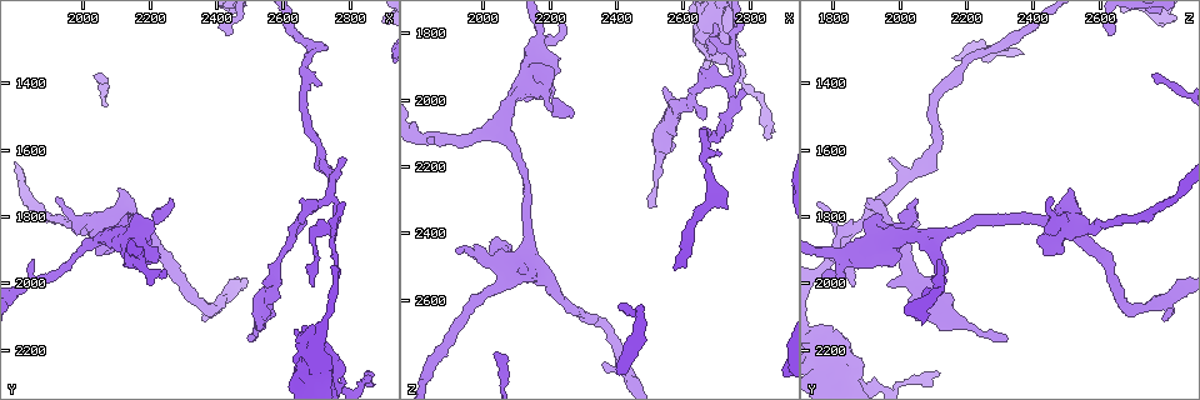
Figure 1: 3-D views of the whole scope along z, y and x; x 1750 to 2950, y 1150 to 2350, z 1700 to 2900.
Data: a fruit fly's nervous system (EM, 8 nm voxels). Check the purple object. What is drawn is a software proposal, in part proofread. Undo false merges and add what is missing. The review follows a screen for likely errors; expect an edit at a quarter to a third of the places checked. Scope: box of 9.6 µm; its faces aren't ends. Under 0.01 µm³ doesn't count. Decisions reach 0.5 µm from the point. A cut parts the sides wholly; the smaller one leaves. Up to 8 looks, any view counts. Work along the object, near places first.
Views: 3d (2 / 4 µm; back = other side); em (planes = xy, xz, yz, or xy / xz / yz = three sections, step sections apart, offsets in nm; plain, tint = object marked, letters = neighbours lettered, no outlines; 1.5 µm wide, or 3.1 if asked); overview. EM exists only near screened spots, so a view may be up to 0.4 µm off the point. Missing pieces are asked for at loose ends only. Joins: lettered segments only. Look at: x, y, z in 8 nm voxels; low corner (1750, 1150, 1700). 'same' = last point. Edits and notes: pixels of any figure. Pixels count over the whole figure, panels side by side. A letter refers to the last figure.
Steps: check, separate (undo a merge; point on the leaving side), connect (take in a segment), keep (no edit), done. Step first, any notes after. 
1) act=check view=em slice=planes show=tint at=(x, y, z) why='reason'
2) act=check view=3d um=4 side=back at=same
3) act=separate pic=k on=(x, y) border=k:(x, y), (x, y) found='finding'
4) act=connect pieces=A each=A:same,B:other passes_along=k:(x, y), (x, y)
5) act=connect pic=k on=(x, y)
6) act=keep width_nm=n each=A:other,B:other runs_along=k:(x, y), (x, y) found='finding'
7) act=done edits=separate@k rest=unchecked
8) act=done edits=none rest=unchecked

act=check view=3d um=4 at=(2270, 1740, 2050) why='branch stops here'

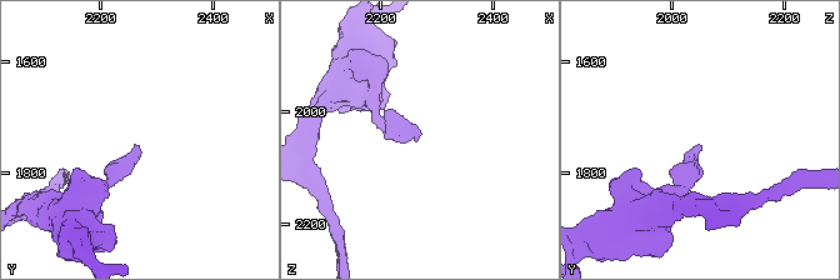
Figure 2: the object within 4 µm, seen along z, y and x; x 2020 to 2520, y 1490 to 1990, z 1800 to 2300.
act=check view=em slice=planes show=letters at=(2260, 1750, 2055)

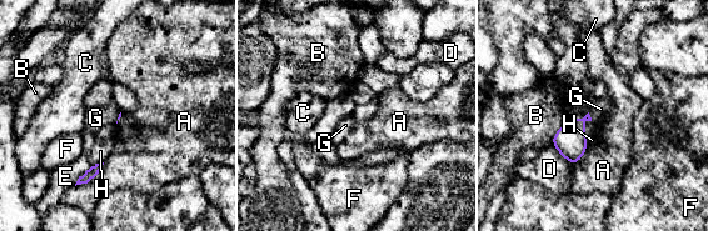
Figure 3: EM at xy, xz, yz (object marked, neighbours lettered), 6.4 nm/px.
act=keep each=A:other,B:other,C:other,D:other,E:other,F:other,G:other,H:other border=3:(588, 113), (592, 120) found='no lettered segment goes on from it'

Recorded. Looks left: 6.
act=check view=em slice=xz step=8 show=tint at=(2840, 2270, 2120) why='tapers out'

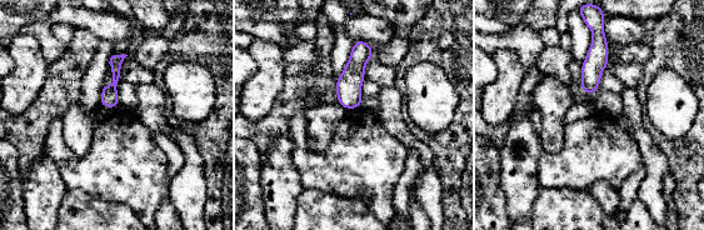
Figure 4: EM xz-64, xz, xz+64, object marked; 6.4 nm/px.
act=check view=em slice=planes show=letters at=same why='another direction'

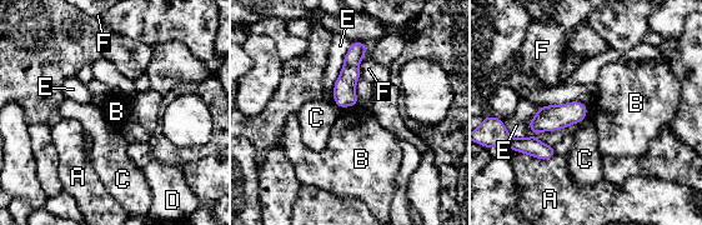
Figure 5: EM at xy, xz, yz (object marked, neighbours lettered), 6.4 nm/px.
act=keep width_nm=140 each=A:other,B:other,C:other,D:other,E:other,F:other runs_along=5:(357, 44), (344, 86), (342, 104) found='none of them fits'

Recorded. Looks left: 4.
act=check view=3d um=4 at=(2750, 1750, 1950) why='three arms meet'

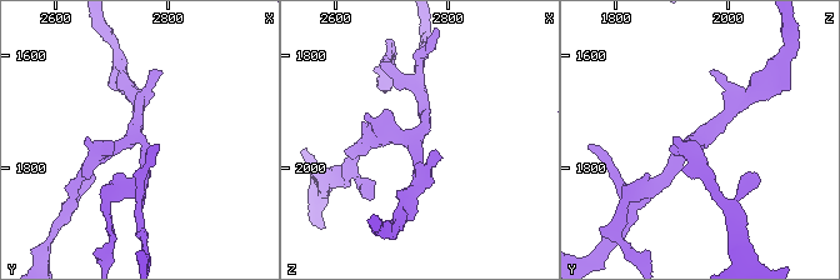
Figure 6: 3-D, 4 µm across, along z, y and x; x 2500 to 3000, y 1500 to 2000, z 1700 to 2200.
act=check view=em slice=planes show=tint at=(2740, 1745, 1940) arms=3 arm_widths_nm=170,190,220

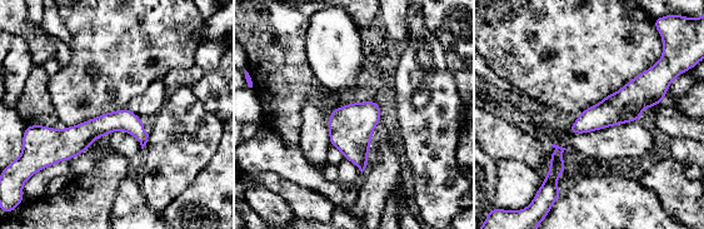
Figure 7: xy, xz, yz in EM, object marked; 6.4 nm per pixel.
act=check view=em slice=planes show=letters at=same why='see the neighbours'

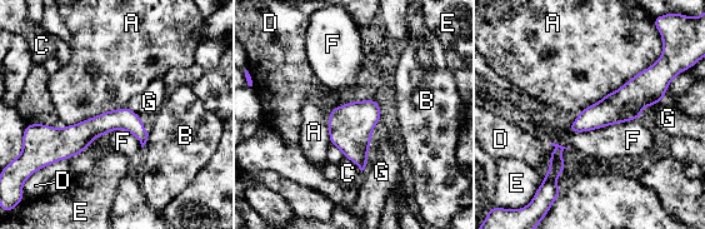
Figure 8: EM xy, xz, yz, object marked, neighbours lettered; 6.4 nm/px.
act=keep width_nm=140 each=A:other,B:other,C:other,D:other,E:other,F:other,G:other border=8:(658, 60), (578, 114) found='one cell here'

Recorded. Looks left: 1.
act=done edits=none rest=unchecked

